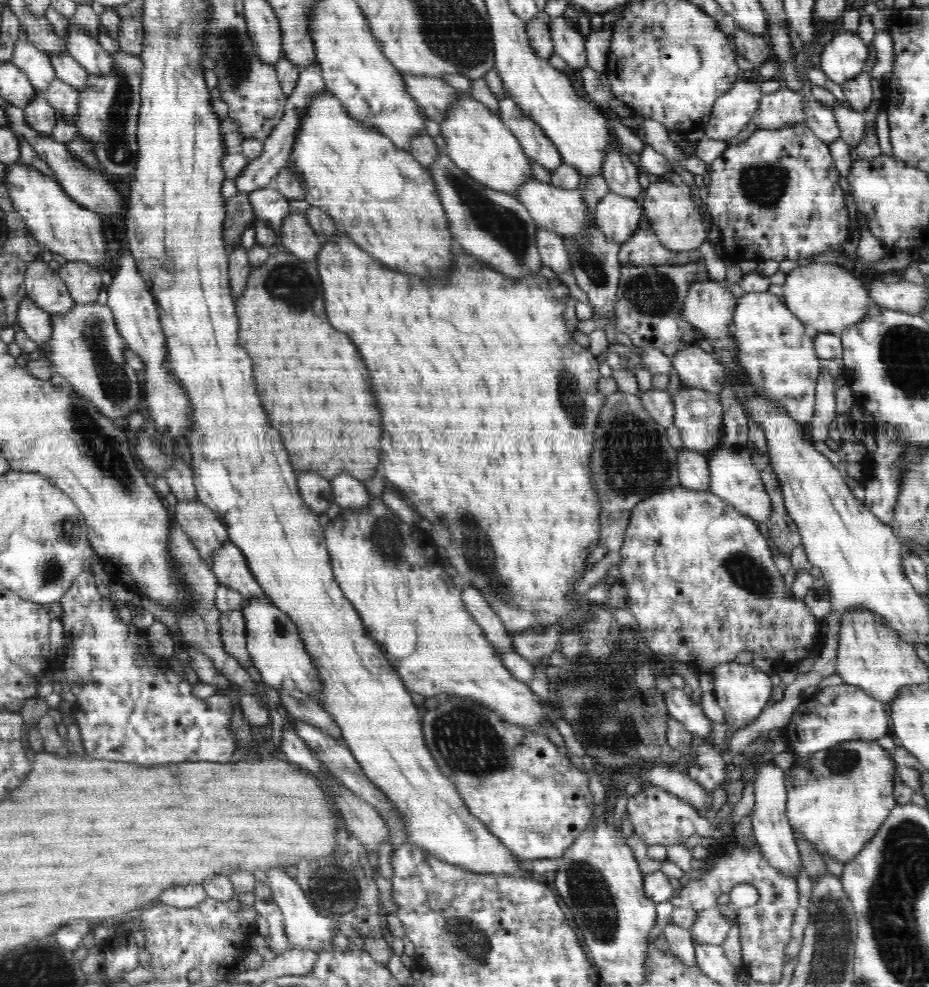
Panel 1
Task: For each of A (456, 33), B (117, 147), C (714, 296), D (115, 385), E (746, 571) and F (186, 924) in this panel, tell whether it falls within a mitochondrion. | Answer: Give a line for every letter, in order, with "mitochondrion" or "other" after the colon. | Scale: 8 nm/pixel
A: mitochondrion
B: mitochondrion
C: other
D: mitochondrion
E: mitochondrion
F: other

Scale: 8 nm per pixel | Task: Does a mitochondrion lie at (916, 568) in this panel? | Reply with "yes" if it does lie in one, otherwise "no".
no

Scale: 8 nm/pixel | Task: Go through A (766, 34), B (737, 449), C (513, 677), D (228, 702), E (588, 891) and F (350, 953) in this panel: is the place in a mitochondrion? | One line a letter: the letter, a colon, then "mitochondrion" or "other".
A: other
B: mitochondrion
C: other
D: other
E: mitochondrion
F: other

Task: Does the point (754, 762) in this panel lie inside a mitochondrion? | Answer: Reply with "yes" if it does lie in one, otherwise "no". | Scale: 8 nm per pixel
no

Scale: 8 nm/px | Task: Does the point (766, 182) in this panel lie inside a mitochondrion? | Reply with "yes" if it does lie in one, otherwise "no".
yes

